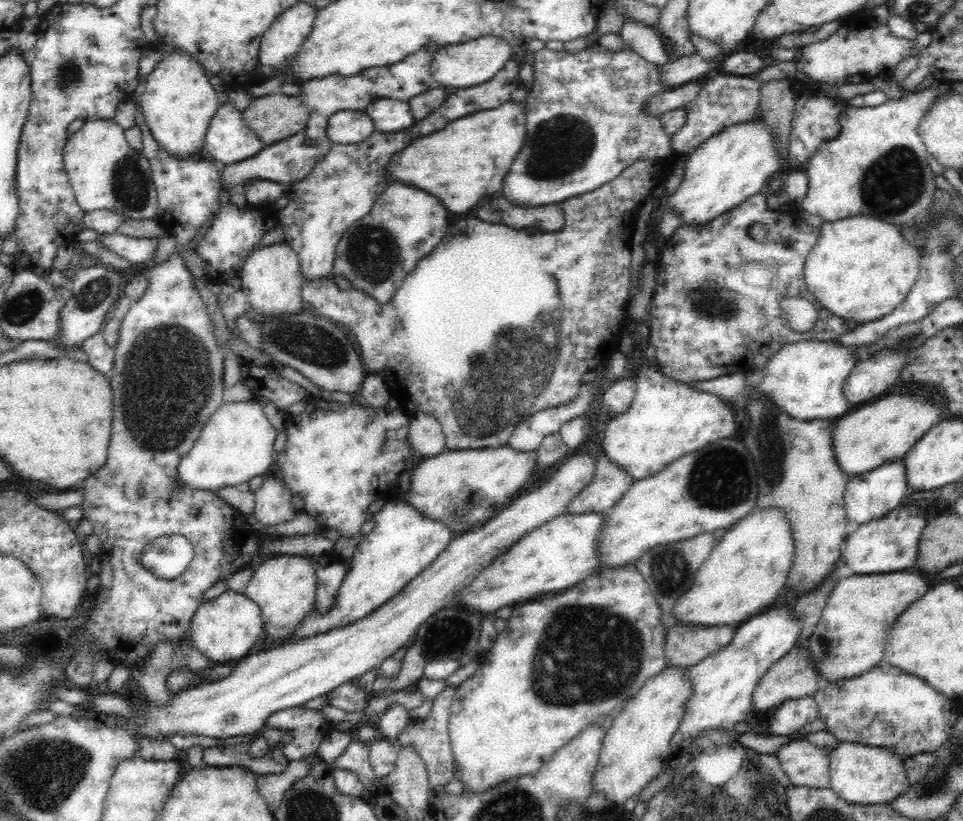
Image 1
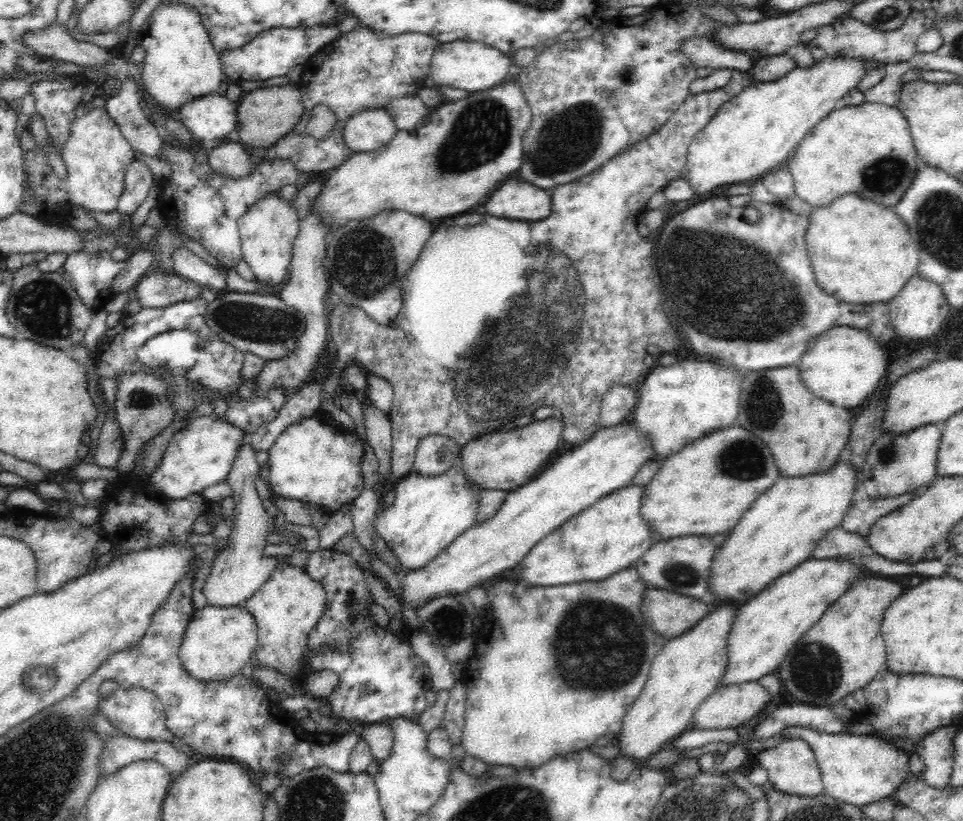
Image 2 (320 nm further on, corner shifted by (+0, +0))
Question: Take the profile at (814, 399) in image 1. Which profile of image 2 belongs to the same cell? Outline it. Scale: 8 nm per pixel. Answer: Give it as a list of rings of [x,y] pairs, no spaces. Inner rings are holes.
[[[833,326],[814,337],[801,360],[794,365],[803,383],[814,394],[830,401],[834,406],[846,409],[862,406],[882,386],[882,378],[888,368],[887,345],[882,344],[867,330],[855,326]]]

